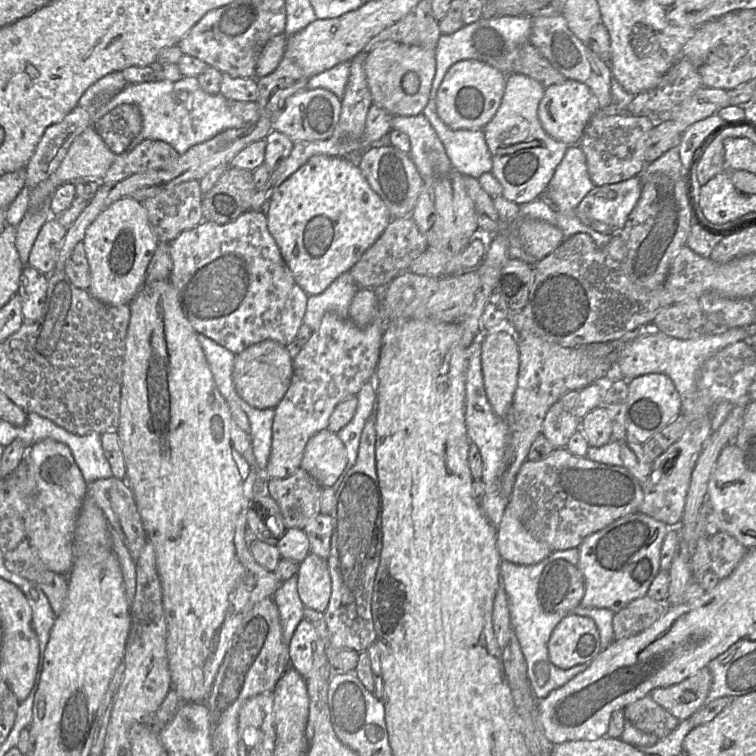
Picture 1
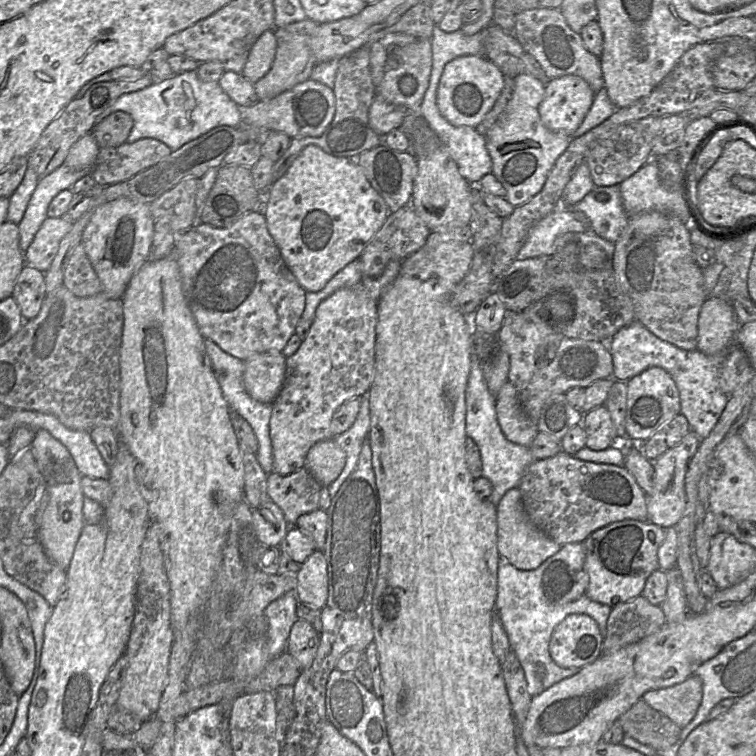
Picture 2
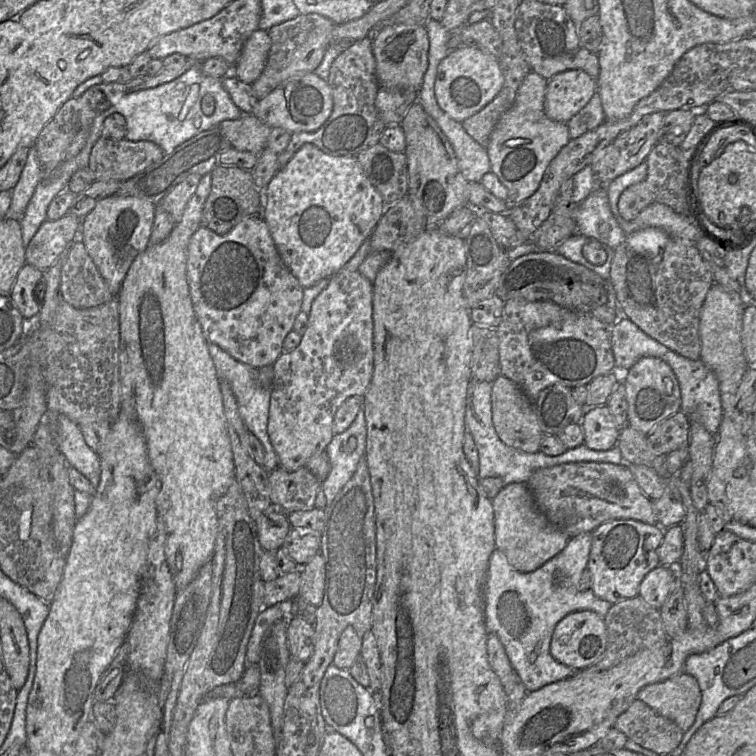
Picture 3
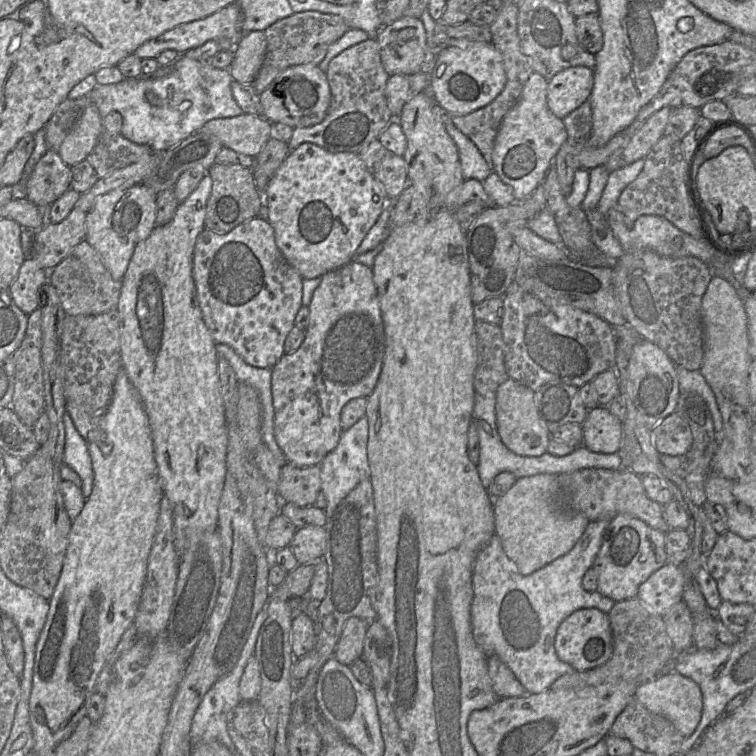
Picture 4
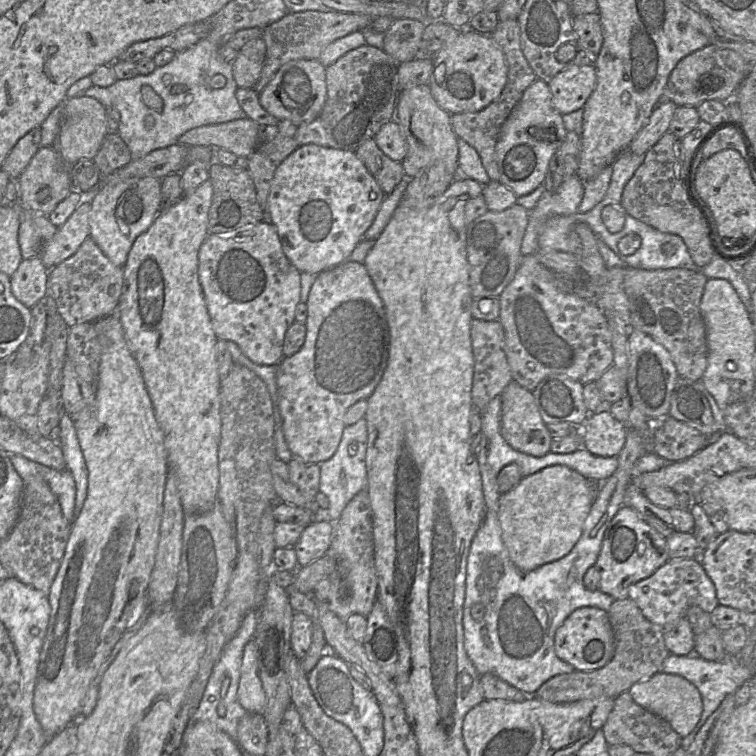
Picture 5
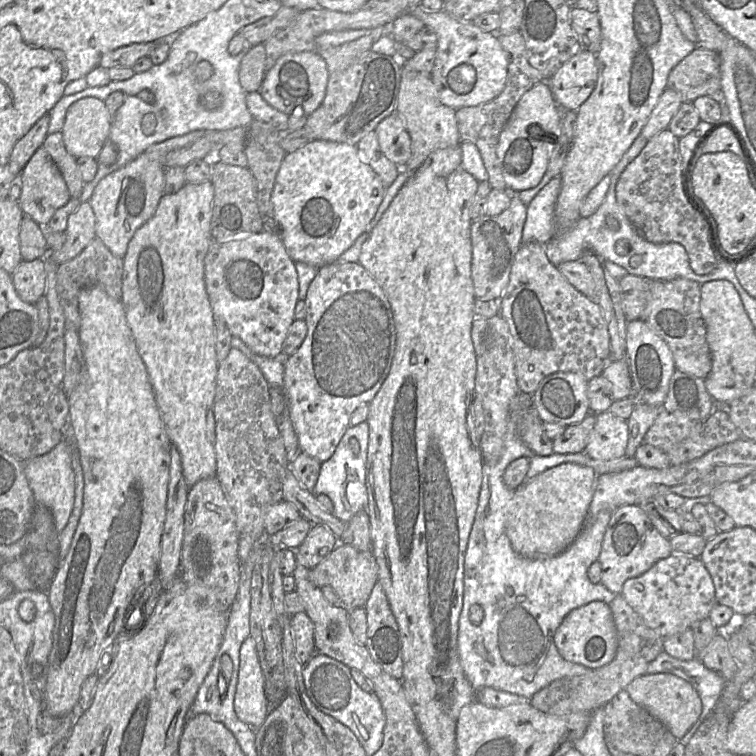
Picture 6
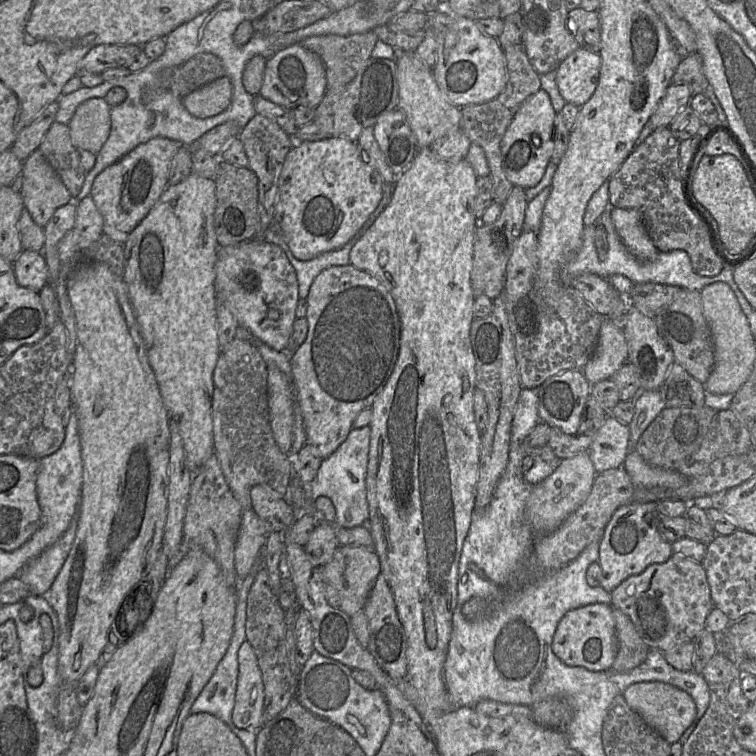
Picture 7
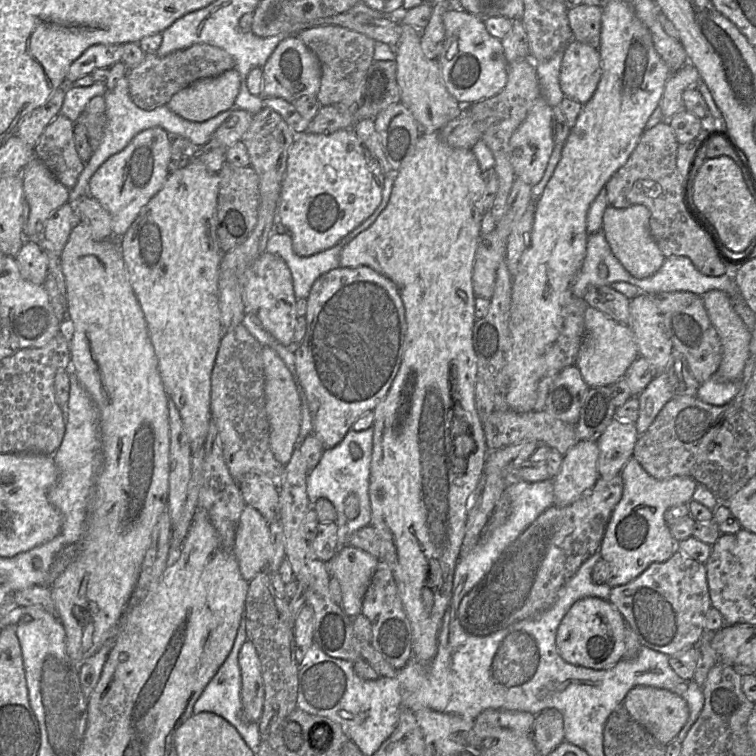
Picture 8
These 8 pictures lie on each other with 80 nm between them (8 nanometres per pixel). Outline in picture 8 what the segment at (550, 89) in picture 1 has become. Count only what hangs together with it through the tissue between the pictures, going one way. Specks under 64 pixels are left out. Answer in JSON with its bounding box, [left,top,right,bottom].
[560,40,601,104]

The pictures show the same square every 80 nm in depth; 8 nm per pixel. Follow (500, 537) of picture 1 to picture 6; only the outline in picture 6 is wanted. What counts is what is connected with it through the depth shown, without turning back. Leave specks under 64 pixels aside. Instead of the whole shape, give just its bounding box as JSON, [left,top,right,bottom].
[506,462,597,558]

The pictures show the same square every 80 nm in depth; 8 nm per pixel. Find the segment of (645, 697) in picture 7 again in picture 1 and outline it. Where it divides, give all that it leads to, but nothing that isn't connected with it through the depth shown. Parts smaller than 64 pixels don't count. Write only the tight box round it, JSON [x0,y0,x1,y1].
[649,666,712,721]

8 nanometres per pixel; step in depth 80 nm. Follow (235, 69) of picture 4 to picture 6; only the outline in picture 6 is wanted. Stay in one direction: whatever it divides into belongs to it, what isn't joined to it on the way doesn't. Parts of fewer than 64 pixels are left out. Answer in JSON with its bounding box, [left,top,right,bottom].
[239,43,266,92]

